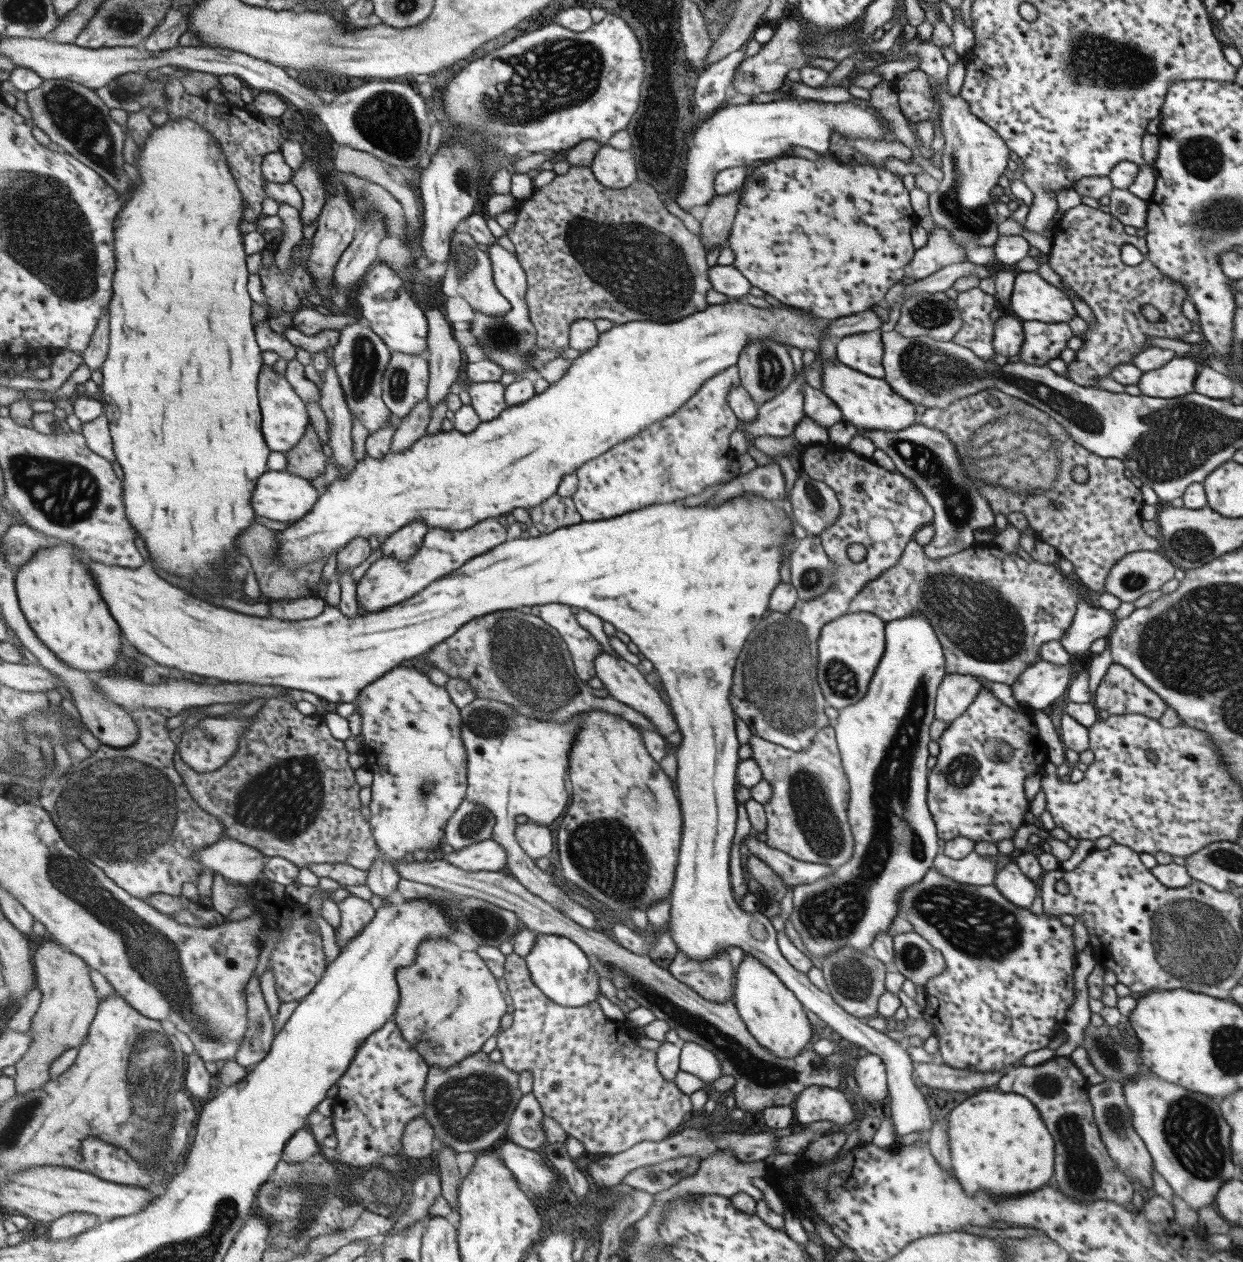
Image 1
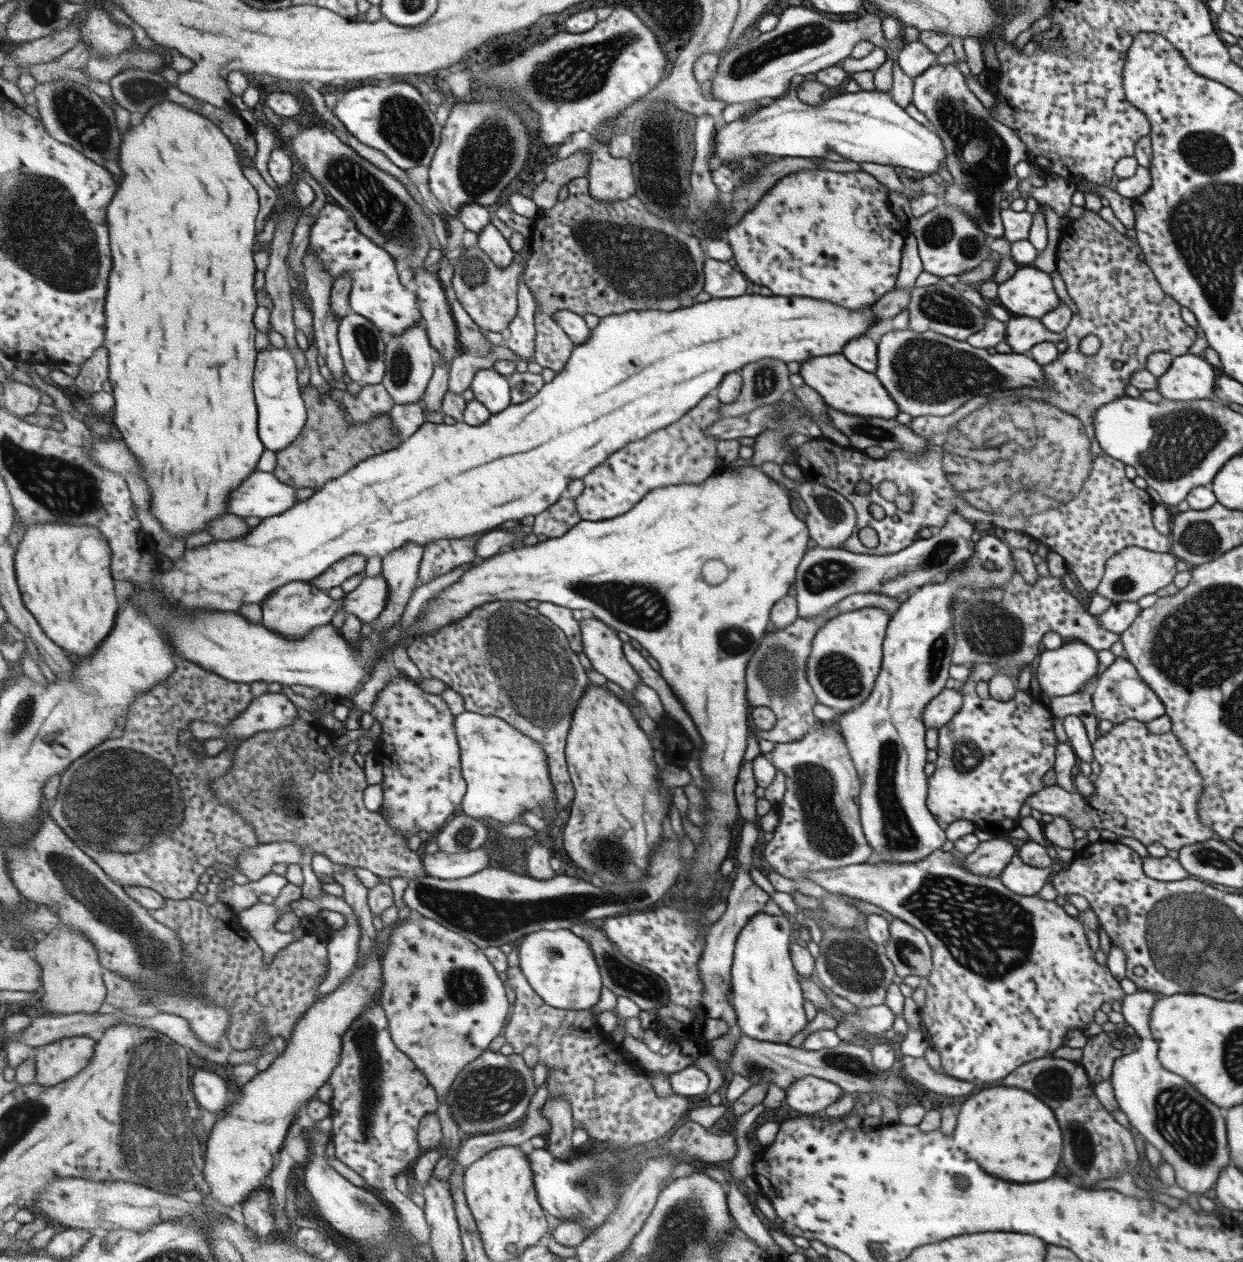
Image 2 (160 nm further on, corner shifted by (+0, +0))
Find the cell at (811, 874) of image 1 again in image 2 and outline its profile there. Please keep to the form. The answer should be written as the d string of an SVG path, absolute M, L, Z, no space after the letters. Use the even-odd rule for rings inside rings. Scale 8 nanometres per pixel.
M935 849L931 854L928 854L925 858L916 860L915 862L900 862L900 863L888 863L888 862L881 862L878 863L863 863L858 865L849 865L849 866L843 866L841 868L835 868L833 870L820 870L819 872L806 872L804 876L806 879L812 880L815 884L818 884L819 886L822 886L825 890L828 890L832 893L837 893L840 895L845 895L849 898L856 898L859 900L863 900L863 902L869 902L869 904L874 904L875 906L878 906L881 908L881 910L885 910L885 912L888 912L893 916L894 918L898 918L899 920L903 920L903 922L906 922L907 924L910 924L913 926L913 928L916 928L919 930L919 932L922 932L924 934L924 937L926 938L926 941L928 942L928 945L930 946L930 957L932 962L932 967L930 970L930 973L925 977L924 980L924 989L925 989L925 1004L921 1006L921 1008L918 1008L919 1010L919 1018L921 1018L920 1022L920 1028L922 1029L923 1033L927 1037L927 1041L929 1042L929 1045L933 1047L935 1050L937 1050L937 1054L939 1054L939 1058L941 1059L941 1069L943 1073L946 1073L949 1076L952 1076L953 1078L957 1078L959 1080L964 1080L965 1082L993 1082L993 1084L999 1083L1003 1078L1007 1076L1012 1070L1015 1070L1015 1068L1019 1067L1021 1064L1039 1059L1044 1058L1045 1054L1052 1054L1055 1049L1059 1048L1061 1045L1063 1045L1063 1038L1065 1038L1065 1035L1069 1030L1080 1030L1081 1027L1093 1022L1093 1013L1096 1010L1100 1010L1099 1007L1101 1004L1105 1003L1113 1003L1113 1000L1119 1001L1121 998L1123 998L1123 990L1121 987L1119 987L1118 980L1113 978L1113 976L1109 973L1107 969L1107 965L1101 965L1098 964L1095 959L1093 958L1093 953L1089 949L1089 946L1087 945L1087 938L1085 937L1085 928L1084 926L1081 926L1081 922L1076 918L1072 917L1069 913L1066 913L1066 910L1062 907L1062 903L1058 903L1058 901L1047 901L1043 900L1042 898L1039 898L1037 894L1031 895L1031 896L1023 896L1020 894L1015 894L1014 892L1011 892L1008 888L1005 888L1003 884L1001 884L1000 878L997 877L986 877L983 875L973 874L970 873L959 861L958 857L963 857L960 854L957 854L955 850L944 852L943 850Z

